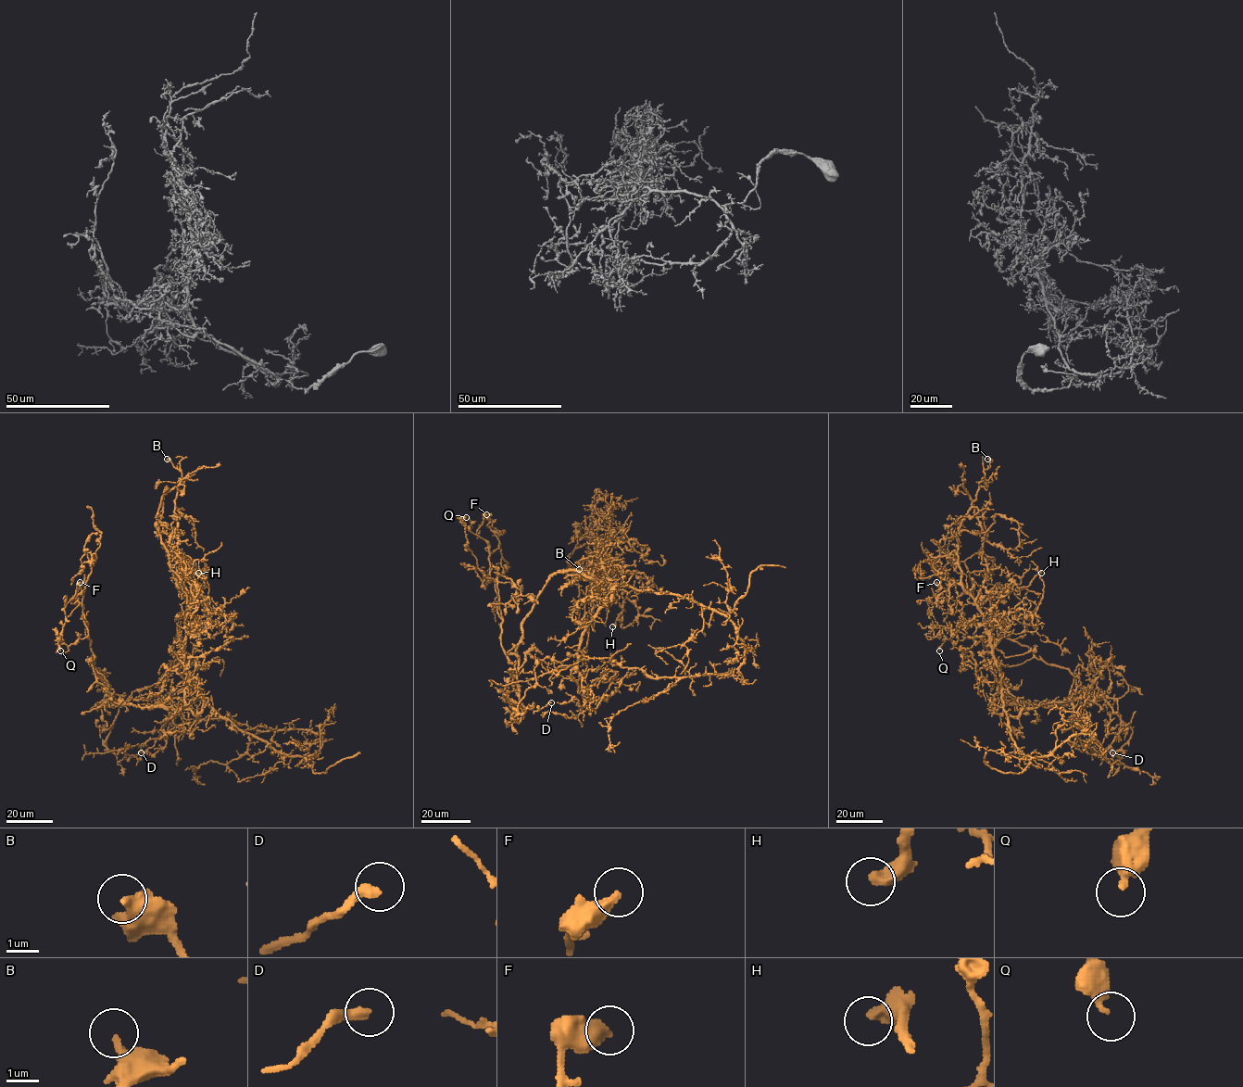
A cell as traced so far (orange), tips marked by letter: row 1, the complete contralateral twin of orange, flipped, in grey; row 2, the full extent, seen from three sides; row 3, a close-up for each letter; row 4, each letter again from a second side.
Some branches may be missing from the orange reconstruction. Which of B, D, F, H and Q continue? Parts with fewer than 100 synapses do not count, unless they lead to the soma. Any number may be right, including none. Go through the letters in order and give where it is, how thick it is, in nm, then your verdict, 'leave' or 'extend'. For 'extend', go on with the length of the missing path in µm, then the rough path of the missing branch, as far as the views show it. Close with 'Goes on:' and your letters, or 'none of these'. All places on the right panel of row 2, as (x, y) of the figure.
B: (987, 459) | 340 nm | leave
D: (1112, 752) | 320 nm | leave
F: (936, 582) | 480 nm | leave
H: (1041, 573) | 440 nm | leave
Q: (939, 650) | 320 nm | leave
Goes on: none of these

